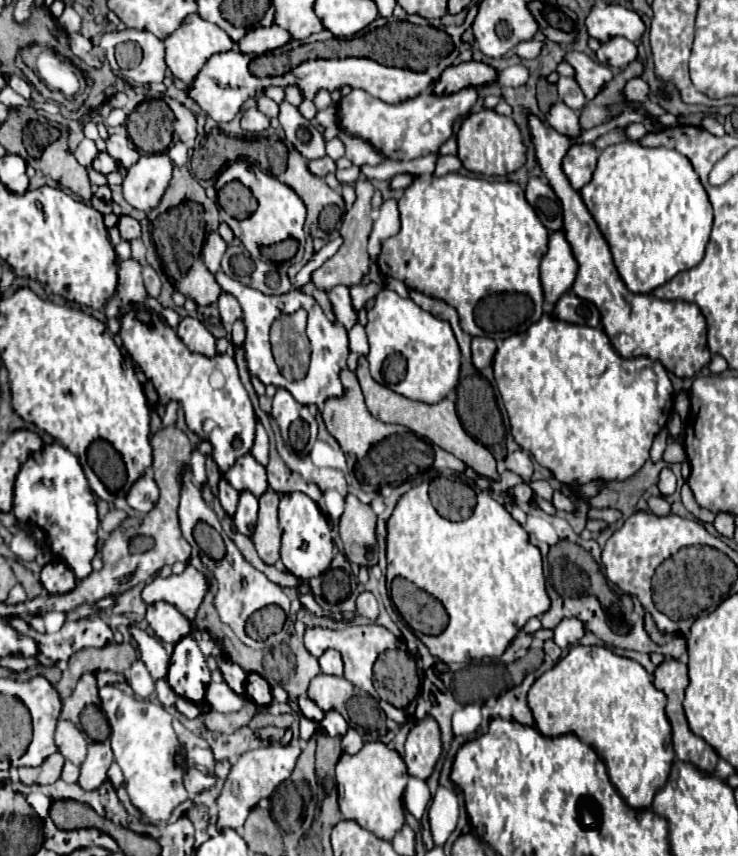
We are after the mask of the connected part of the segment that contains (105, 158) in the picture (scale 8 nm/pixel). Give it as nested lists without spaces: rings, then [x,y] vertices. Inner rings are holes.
[[[98,153],[98,157],[94,159],[92,167],[94,167],[98,173],[102,173],[102,175],[108,175],[108,173],[120,169],[120,167],[116,165],[116,161],[114,161],[108,153]]]

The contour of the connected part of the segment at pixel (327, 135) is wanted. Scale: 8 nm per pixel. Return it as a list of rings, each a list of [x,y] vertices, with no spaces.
[[[332,103],[328,109],[324,109],[324,111],[318,111],[318,115],[316,115],[316,121],[324,127],[324,139],[326,141],[330,141],[330,139],[334,139],[336,135],[338,135],[338,107],[336,107],[336,103]]]

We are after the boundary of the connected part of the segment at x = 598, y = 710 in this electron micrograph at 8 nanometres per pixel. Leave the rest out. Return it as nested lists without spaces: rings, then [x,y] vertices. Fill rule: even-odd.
[[[576,645],[550,671],[540,675],[528,691],[528,707],[534,715],[538,731],[546,737],[572,733],[586,741],[602,757],[610,781],[632,809],[650,807],[654,793],[666,783],[674,761],[672,729],[664,713],[666,695],[658,691],[652,681],[652,675],[648,675],[640,663],[628,657],[620,657],[606,647]]]

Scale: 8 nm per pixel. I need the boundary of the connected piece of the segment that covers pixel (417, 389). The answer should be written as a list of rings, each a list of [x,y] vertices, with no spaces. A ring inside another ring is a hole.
[[[382,289],[376,295],[376,305],[368,311],[368,343],[370,343],[370,374],[378,383],[382,379],[382,365],[390,353],[402,353],[406,357],[406,377],[392,387],[392,391],[422,403],[440,403],[450,391],[455,390],[460,373],[460,353],[454,333],[446,321],[438,321],[434,315],[420,309],[412,299],[402,299],[390,289]]]

